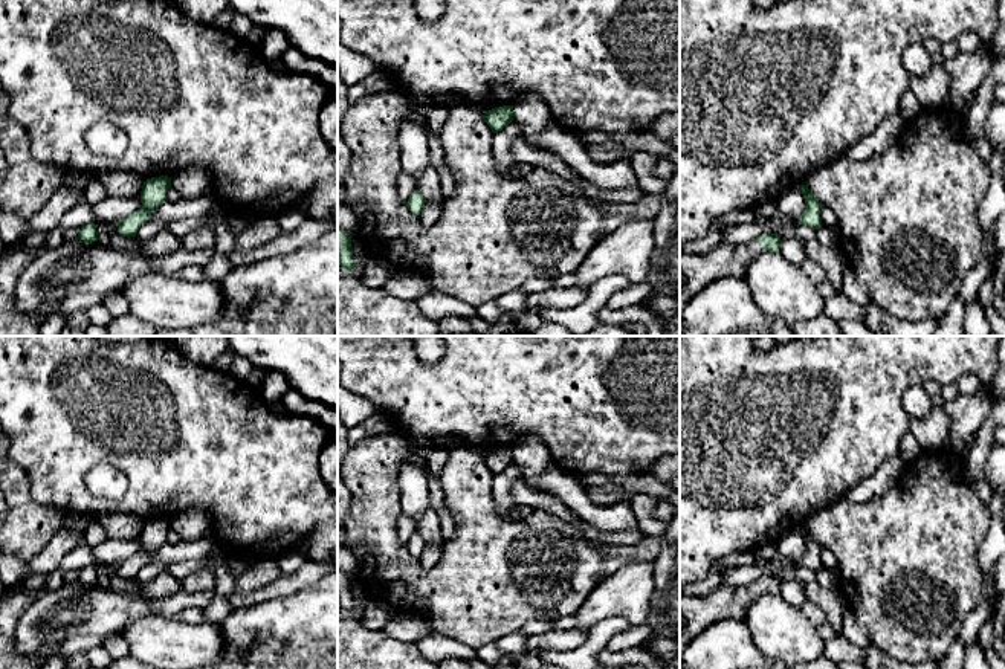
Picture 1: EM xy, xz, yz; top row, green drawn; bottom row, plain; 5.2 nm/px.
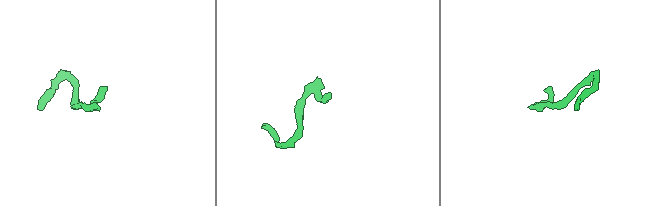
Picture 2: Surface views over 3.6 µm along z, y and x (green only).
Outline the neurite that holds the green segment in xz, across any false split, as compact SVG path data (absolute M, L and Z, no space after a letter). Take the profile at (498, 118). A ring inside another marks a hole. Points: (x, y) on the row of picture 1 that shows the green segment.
M501 105L486 112L484 115L486 124L490 127L493 133L501 131L507 127L513 119L513 105Z

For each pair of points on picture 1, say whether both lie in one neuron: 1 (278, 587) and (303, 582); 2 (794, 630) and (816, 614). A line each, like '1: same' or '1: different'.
1: same
2: different

